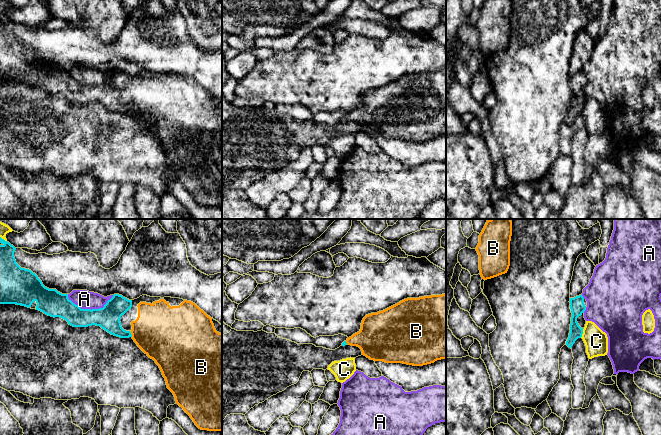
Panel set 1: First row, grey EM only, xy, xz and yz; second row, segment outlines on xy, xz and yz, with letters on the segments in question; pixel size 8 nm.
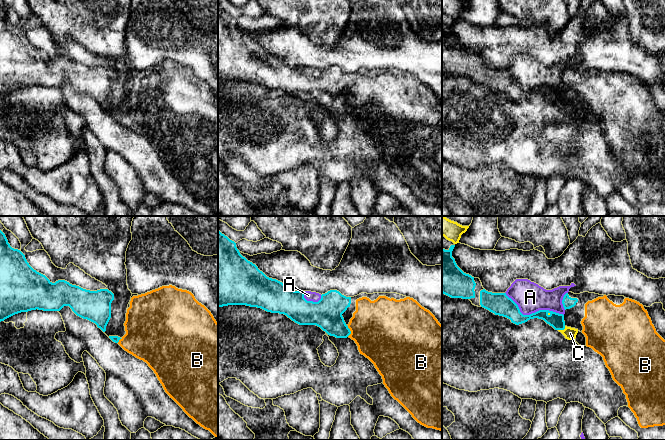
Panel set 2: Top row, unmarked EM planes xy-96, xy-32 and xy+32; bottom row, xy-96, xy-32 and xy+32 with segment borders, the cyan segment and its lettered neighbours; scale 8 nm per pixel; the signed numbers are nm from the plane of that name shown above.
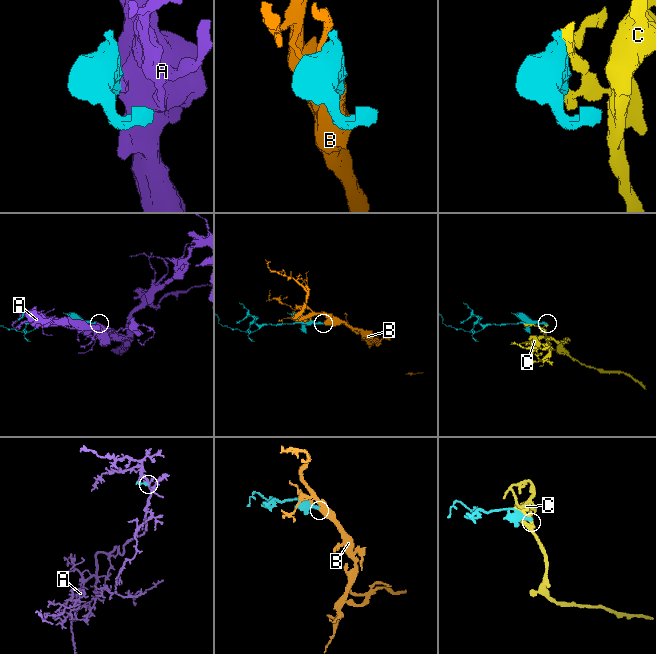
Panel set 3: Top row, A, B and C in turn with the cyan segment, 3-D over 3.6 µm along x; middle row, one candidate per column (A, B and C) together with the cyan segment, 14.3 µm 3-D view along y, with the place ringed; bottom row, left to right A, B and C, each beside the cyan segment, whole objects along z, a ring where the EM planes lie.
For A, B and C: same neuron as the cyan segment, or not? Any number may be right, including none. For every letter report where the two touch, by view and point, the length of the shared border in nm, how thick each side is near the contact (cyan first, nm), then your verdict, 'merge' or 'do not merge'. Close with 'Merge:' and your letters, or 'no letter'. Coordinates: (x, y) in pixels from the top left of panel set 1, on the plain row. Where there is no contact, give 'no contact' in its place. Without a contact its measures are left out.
A: contact xy (90, 85); length 380 nm; calibres 190 and 150 nm; do not merge
B: contact xy (131, 110); length 40 nm; calibres 190 and 440 nm; merge
C: contact yz (582, 109); length 80 nm; calibres 120 and 190 nm; do not merge
Merge: B

